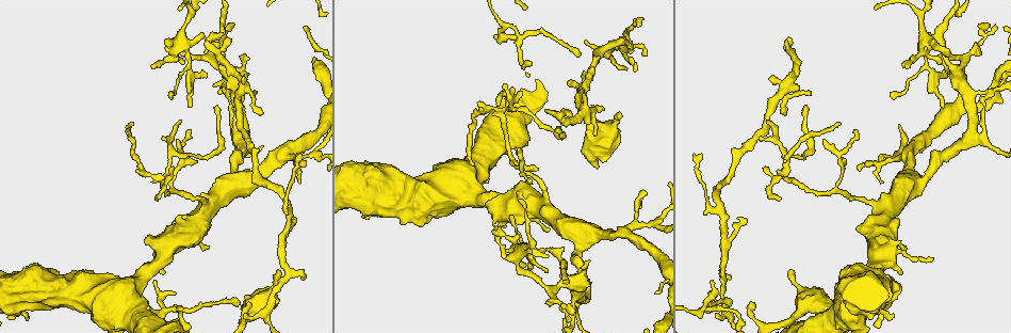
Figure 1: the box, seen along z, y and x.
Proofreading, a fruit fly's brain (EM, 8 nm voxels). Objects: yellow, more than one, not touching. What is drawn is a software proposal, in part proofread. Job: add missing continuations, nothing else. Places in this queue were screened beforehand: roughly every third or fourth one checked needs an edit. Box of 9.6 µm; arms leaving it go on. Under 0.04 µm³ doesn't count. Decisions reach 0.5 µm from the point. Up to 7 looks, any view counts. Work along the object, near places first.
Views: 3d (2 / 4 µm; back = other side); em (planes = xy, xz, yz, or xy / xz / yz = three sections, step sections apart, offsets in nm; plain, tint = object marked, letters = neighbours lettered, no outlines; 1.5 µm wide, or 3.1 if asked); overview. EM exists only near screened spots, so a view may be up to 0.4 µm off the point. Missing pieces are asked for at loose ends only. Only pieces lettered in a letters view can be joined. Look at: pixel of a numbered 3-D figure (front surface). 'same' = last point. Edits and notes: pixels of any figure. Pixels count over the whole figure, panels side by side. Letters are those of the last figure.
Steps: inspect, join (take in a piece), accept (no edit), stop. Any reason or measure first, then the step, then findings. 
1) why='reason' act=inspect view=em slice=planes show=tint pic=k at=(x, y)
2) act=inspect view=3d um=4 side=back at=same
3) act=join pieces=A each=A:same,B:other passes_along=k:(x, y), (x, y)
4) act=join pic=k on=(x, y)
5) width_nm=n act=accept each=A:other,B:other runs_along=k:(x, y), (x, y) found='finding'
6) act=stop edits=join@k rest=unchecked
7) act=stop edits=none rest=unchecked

act=inspect view=3d um=4 pic=1 at=(590, 260)

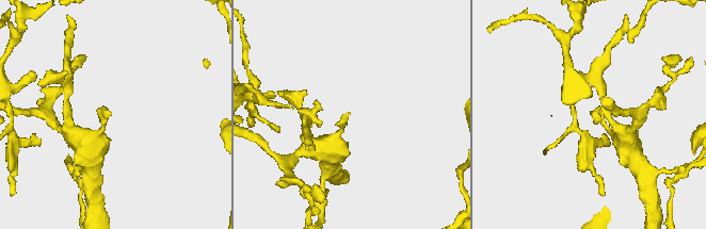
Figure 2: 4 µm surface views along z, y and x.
act=inspect view=em slice=xy step=8 show=letters pic=2 at=(595, 110)

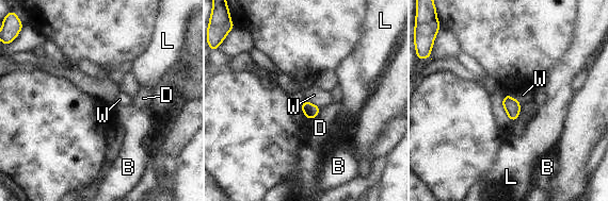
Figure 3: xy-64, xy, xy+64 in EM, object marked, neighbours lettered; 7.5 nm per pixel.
width_nm=110 act=accept each=B:other,D:other,L:other,W:other border=3:(305, 100), (319, 107) found='no lettered piece goes on from it'

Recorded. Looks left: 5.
why='an open end' act=inspect view=3d um=4 pic=1 at=(171, 96)

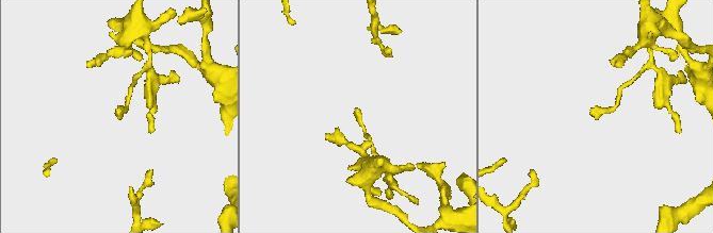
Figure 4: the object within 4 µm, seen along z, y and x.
why='need the tissue' act=inspect view=em slice=planes show=tint pic=4 at=(356, 107)

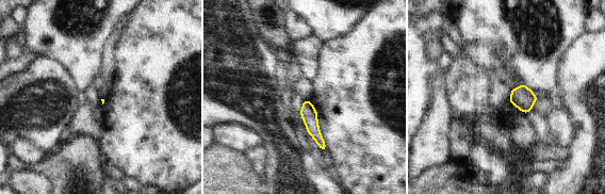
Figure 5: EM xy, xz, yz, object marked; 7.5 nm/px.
why='what lies round it' act=inspect view=em slice=planes show=letters at=same

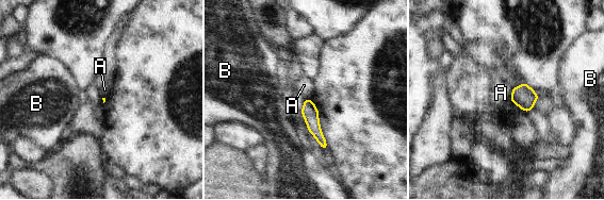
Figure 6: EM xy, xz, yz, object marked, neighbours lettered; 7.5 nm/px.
act=accept each=A:other,B:other border=6:(512, 87), (510, 101) found='none of them fits'

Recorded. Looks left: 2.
why='free end' act=inspect view=em slice=yz step=4 show=letters pic=1 at=(473, 163)

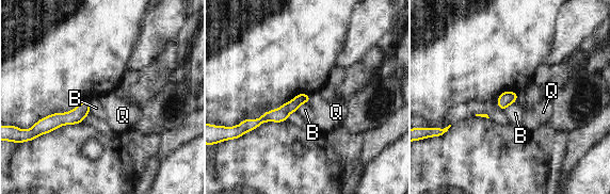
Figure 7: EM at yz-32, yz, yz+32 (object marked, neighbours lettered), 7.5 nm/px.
why='cut it another way' act=inspect view=em slice=planes show=letters at=same

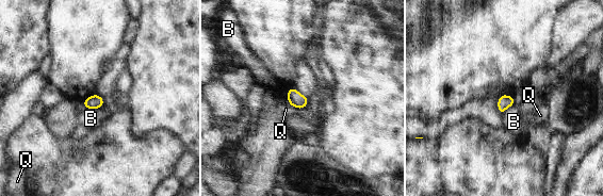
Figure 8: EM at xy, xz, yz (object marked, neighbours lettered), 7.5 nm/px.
act=accept each=B:other,Q:other border=8:(102, 105), (98, 108), (84, 108) found='none of them fits'

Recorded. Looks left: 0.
act=stop edits=none rest=unchecked

